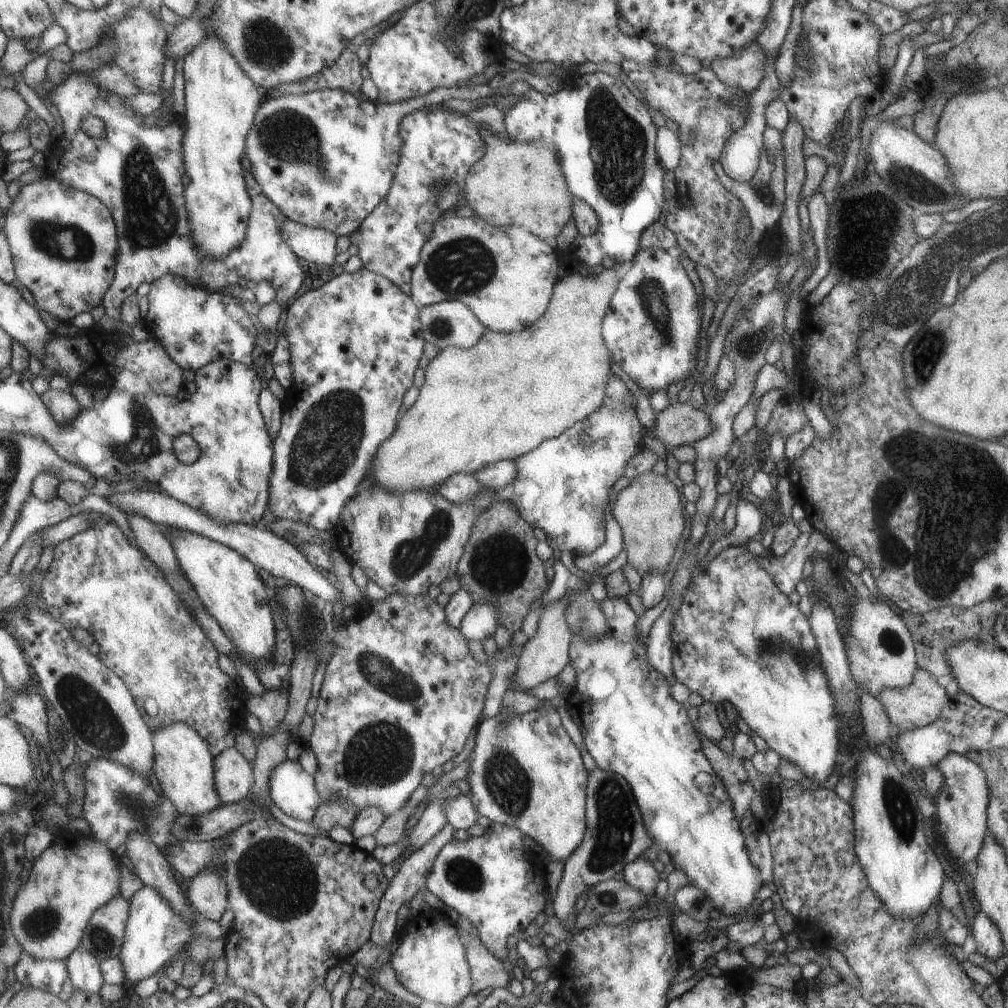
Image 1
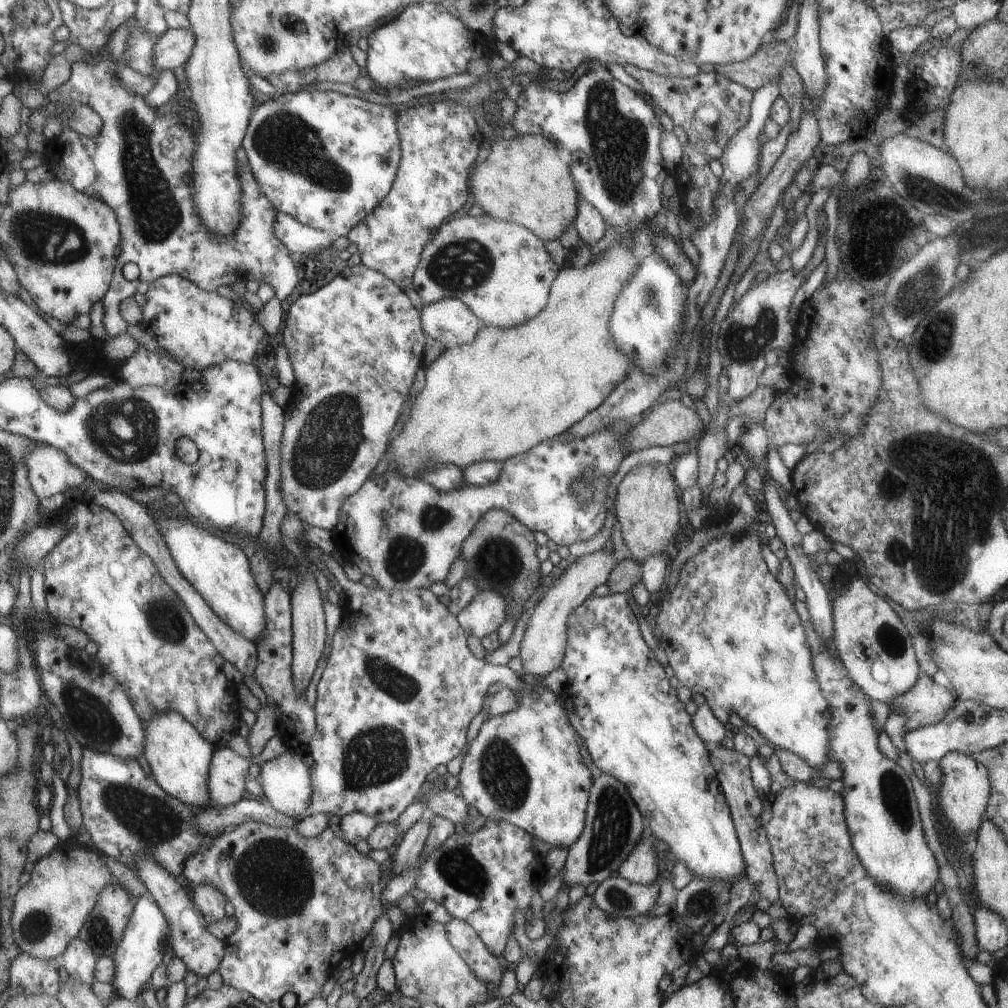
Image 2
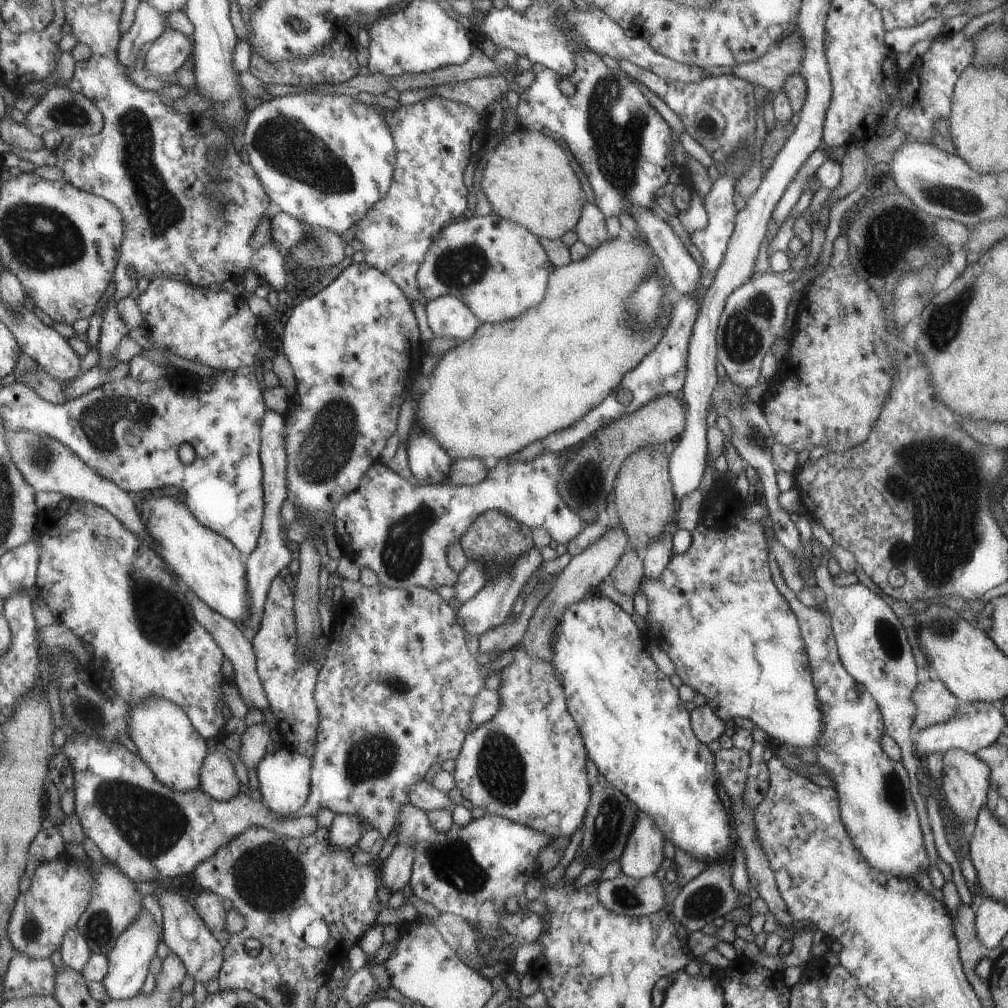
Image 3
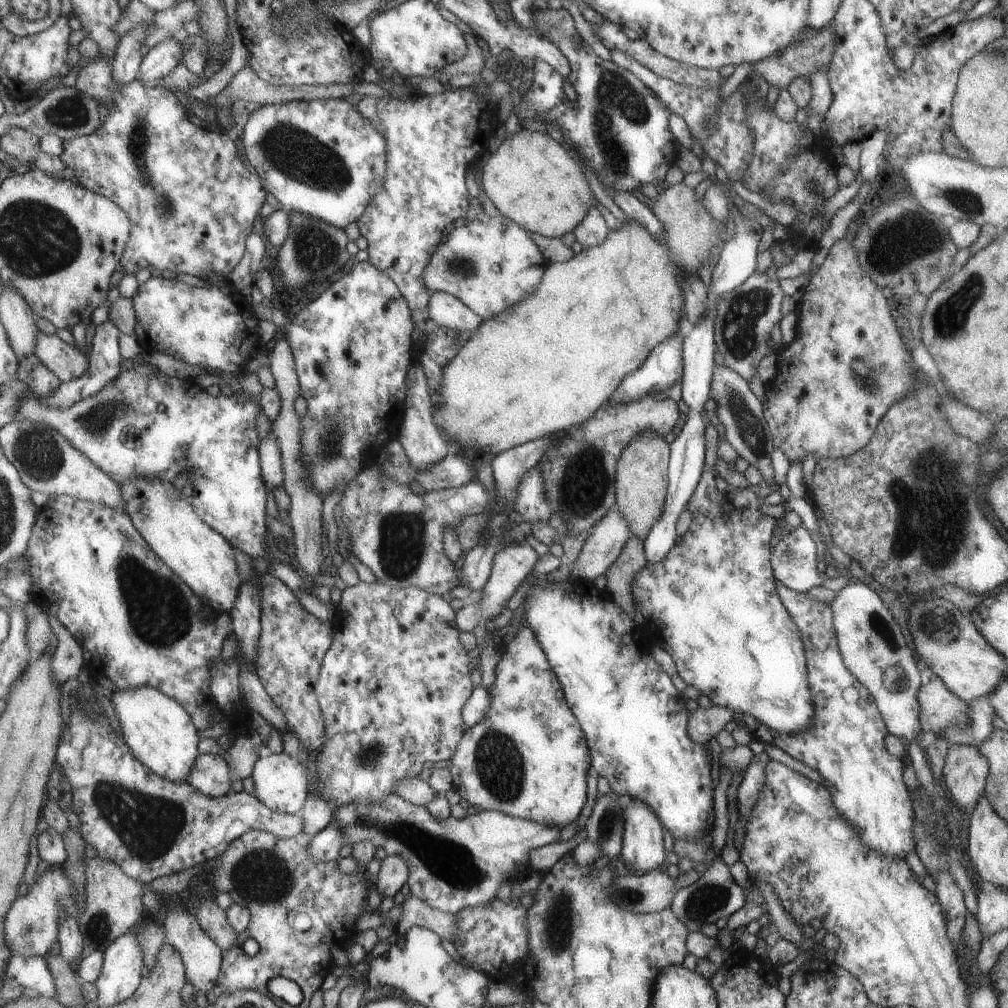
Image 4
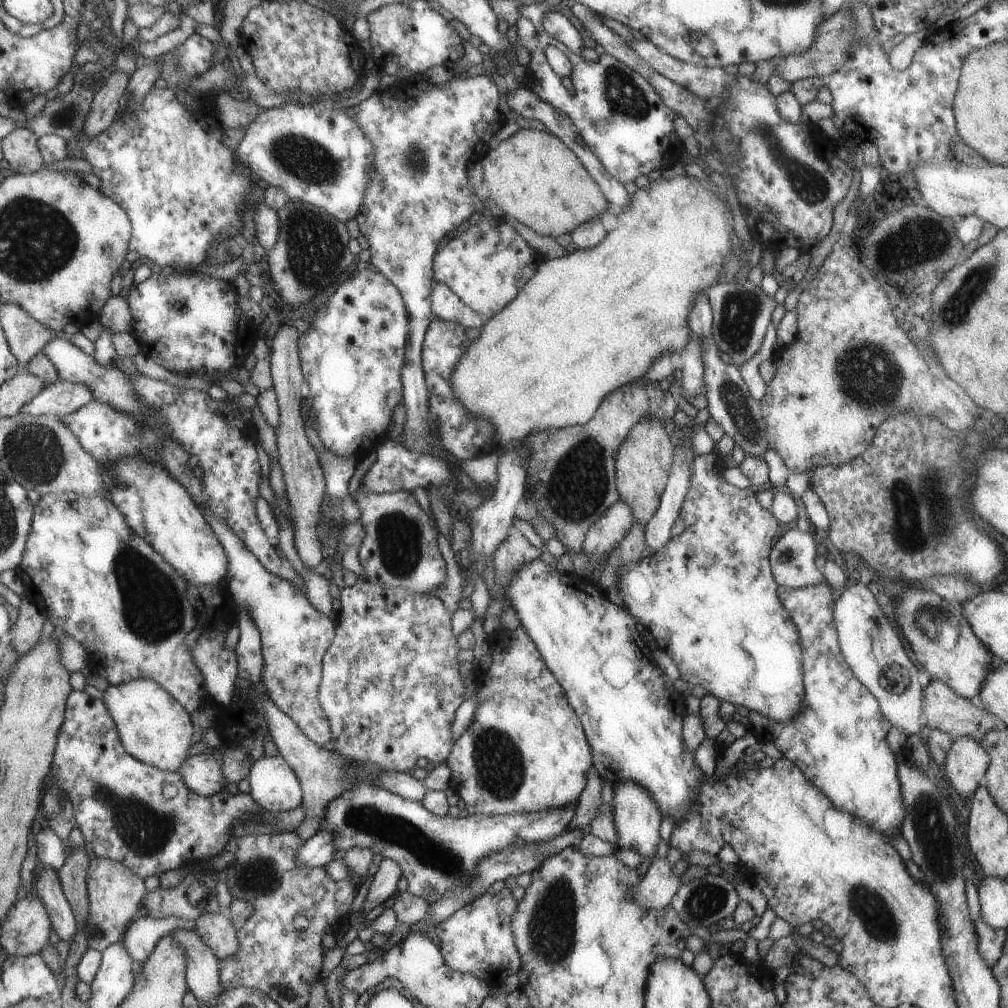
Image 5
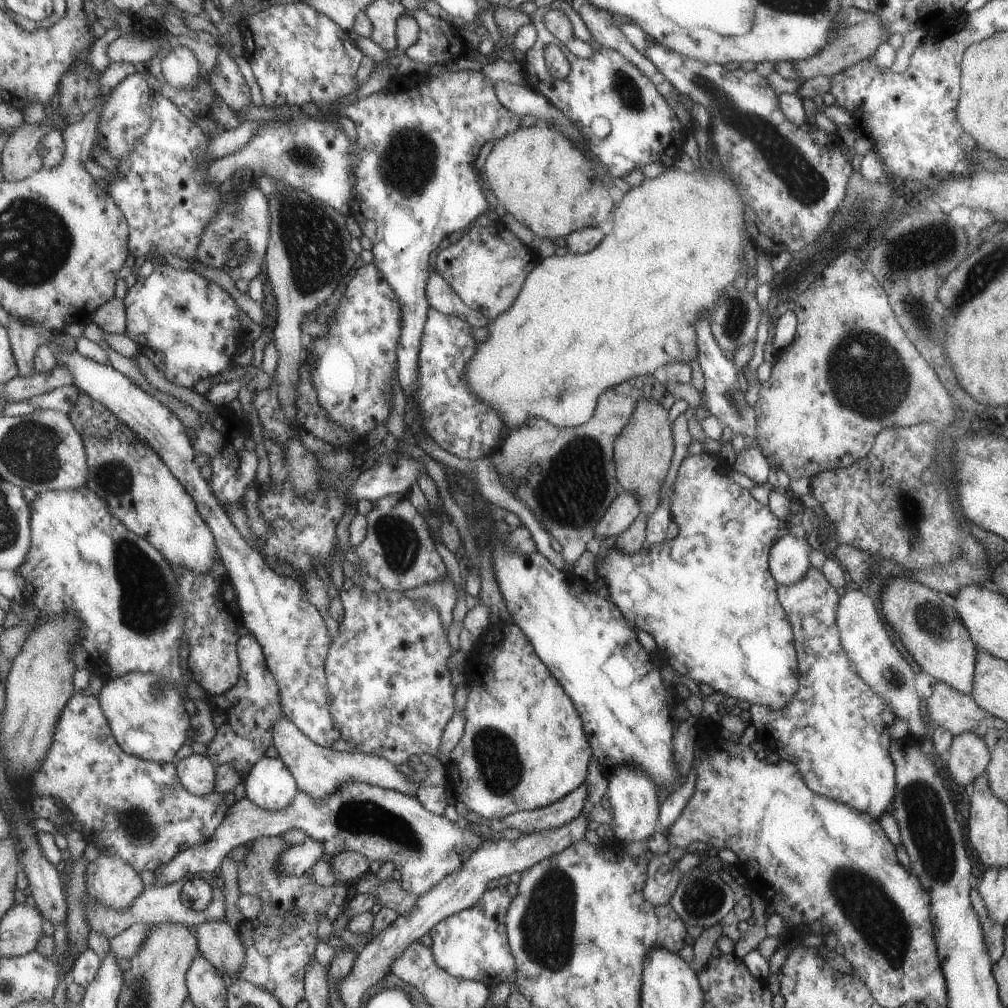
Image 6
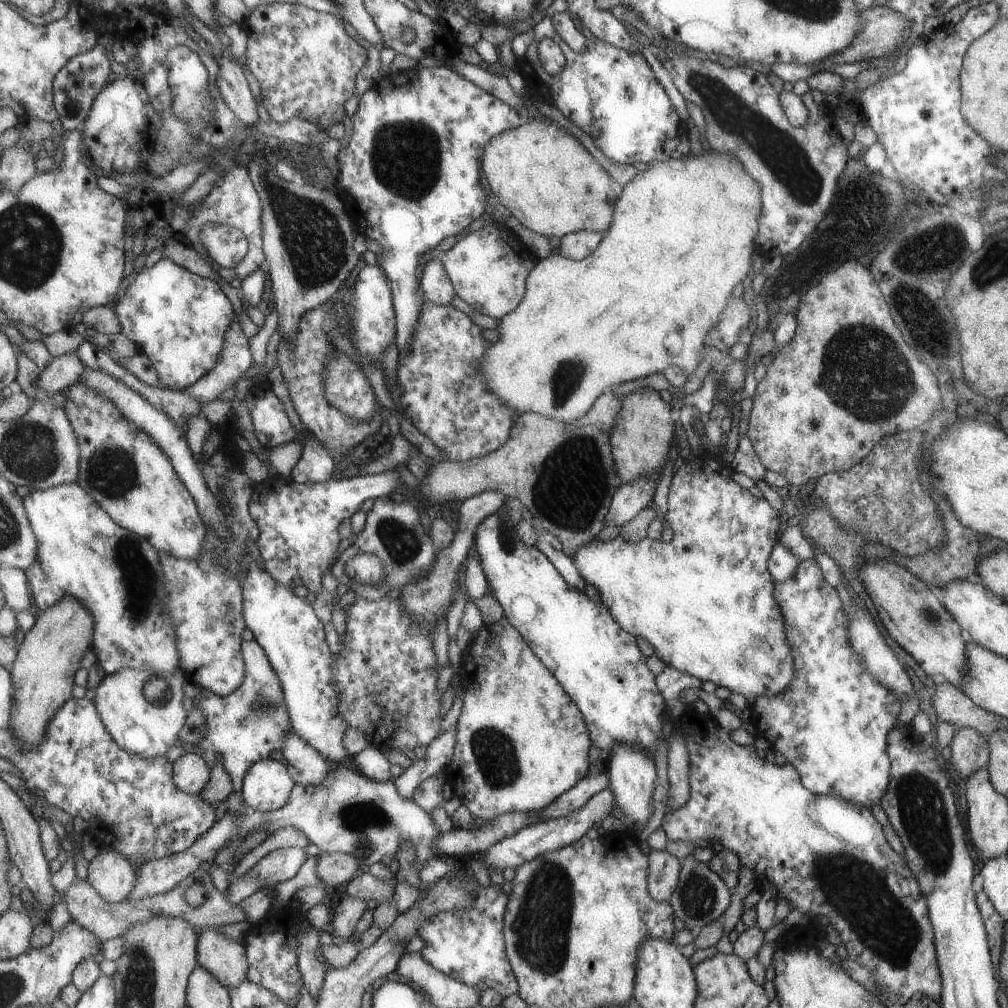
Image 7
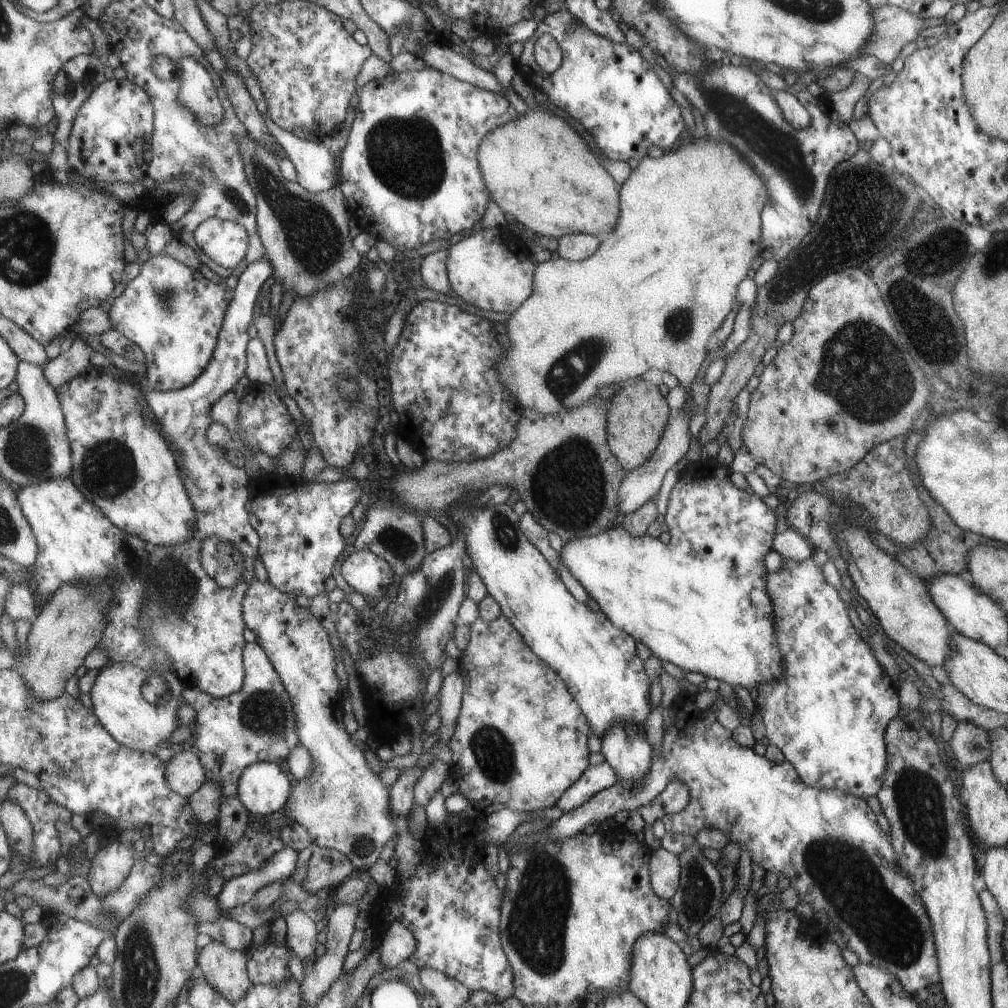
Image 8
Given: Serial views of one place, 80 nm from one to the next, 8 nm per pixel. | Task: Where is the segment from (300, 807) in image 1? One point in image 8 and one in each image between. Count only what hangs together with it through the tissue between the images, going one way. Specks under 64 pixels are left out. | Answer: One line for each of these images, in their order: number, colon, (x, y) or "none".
2: (286, 781)
3: (285, 777)
4: (280, 781)
5: (274, 784)
6: (271, 785)
7: (268, 786)
8: (264, 788)

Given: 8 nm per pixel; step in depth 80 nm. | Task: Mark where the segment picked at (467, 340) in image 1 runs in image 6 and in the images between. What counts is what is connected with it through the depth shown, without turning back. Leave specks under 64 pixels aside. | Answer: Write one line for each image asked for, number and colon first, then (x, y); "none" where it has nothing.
2: (447, 320)
3: (447, 317)
4: (445, 310)
5: (445, 305)
6: (440, 296)

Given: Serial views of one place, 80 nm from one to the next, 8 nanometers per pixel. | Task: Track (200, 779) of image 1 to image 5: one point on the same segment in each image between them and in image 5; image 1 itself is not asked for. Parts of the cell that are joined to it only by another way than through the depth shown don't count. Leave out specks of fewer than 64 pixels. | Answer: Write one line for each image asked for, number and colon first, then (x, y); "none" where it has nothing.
2: (180, 758)
3: (167, 741)
4: (161, 733)
5: (155, 727)

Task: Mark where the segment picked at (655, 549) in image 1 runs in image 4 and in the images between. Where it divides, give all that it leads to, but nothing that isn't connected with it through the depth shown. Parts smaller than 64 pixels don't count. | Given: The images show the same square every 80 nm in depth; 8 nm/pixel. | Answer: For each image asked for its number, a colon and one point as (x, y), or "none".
2: (646, 507)
3: (643, 495)
4: (641, 472)

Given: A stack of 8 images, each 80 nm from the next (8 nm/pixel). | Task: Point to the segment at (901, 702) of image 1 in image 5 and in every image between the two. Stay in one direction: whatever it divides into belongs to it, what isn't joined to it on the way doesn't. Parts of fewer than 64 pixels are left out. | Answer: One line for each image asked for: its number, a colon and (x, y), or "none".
2: (925, 703)
3: (933, 703)
4: (939, 708)
5: (942, 709)

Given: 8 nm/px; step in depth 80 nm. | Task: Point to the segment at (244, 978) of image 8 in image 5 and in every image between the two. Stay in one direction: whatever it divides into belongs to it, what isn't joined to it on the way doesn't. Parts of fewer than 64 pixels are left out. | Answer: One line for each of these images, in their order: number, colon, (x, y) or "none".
5: (216, 929)
6: (217, 941)
7: (227, 960)

